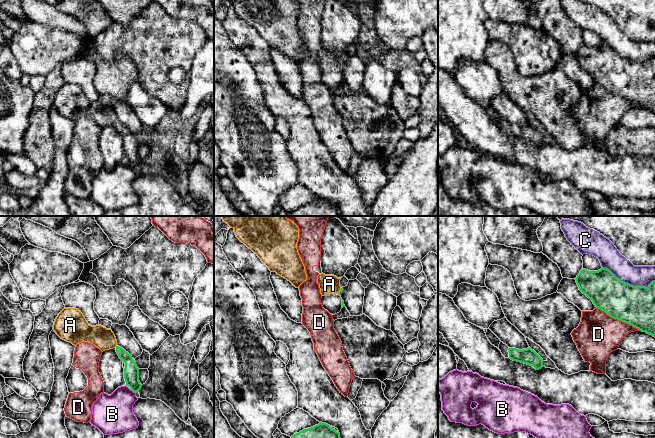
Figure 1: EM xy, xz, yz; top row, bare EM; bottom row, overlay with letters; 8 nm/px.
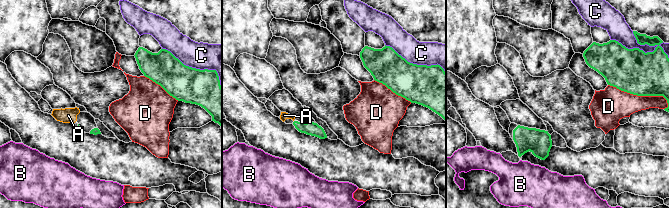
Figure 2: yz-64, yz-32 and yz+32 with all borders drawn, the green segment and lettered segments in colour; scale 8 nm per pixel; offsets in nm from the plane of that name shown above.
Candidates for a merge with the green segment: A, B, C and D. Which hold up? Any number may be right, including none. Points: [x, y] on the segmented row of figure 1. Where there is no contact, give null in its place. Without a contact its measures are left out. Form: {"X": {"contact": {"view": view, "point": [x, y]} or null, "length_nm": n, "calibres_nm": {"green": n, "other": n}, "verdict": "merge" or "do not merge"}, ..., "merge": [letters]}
{"A": {"contact": {"view": "xz", "point": [340, 291]}, "length_nm": 60, "calibres_nm": {"green": 20, "other": 160}, "verdict": "merge"}, "B": {"contact": {"view": "xy", "point": [133, 391]}, "length_nm": 50, "calibres_nm": {"green": 130, "other": 320}, "verdict": "do not merge"}, "C": {"contact": {"view": "yz", "point": [627, 283]}, "length_nm": 440, "calibres_nm": {"green": 320, "other": 170}, "verdict": "do not merge"}, "D": {"contact": {"view": "yz", "point": [618, 319]}, "length_nm": 400, "calibres_nm": {"green": 320, "other": 340}, "verdict": "do not merge"}, "merge": ["A"]}

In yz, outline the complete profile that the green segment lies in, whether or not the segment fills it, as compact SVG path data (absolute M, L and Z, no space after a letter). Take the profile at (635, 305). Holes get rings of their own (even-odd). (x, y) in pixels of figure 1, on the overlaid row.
M603 267L598 271L582 269L575 280L579 290L592 300L596 308L655 337L655 281L648 287L633 286L621 281Z

